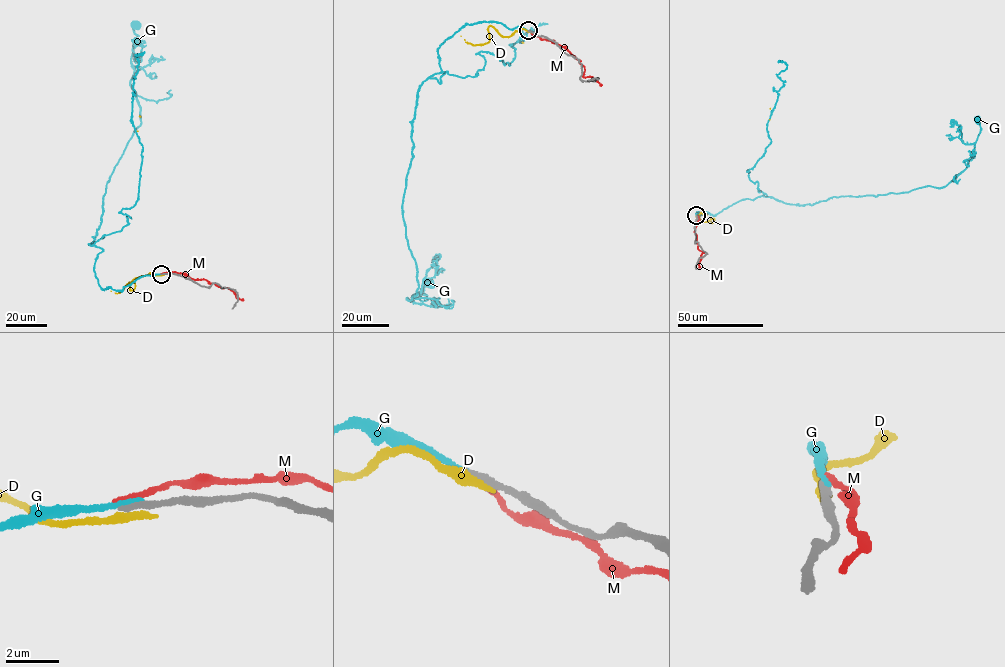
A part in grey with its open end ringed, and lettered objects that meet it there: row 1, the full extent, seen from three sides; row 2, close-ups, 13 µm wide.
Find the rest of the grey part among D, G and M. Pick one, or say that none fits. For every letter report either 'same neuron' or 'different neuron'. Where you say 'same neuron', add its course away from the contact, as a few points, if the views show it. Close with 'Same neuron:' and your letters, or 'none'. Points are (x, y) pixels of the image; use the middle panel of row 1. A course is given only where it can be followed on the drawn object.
D: different neuron
G: different neuron
M: different neuron
Same neuron: none

